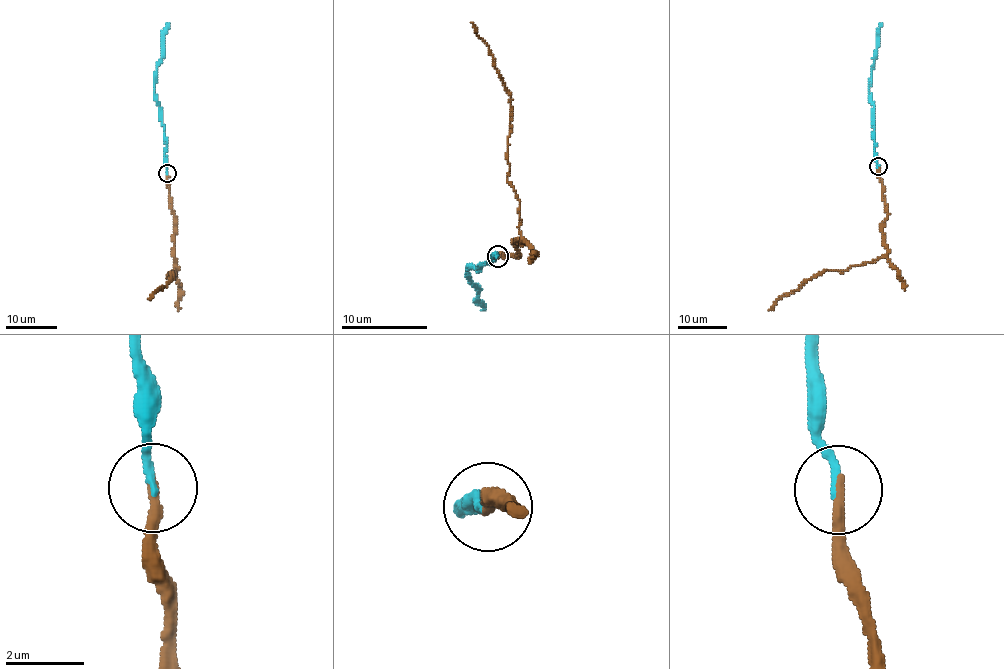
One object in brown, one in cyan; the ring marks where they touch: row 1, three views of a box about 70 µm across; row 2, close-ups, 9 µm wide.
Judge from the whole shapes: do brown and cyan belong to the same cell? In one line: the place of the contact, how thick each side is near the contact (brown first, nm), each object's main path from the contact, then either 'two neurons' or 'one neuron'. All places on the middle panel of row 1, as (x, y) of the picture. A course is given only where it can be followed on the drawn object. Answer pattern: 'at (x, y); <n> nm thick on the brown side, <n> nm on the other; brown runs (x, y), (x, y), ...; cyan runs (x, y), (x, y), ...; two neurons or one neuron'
at (498, 256); 280 nm thick on the brown side, 180 nm on the other; brown runs (498, 255), (518, 254), (520, 241), (519, 199), (507, 180), (510, 93), (497, 72), (488, 48), (470, 22); cyan runs (498, 255), (493, 253), (478, 271), (466, 270), (481, 310); one neuron

